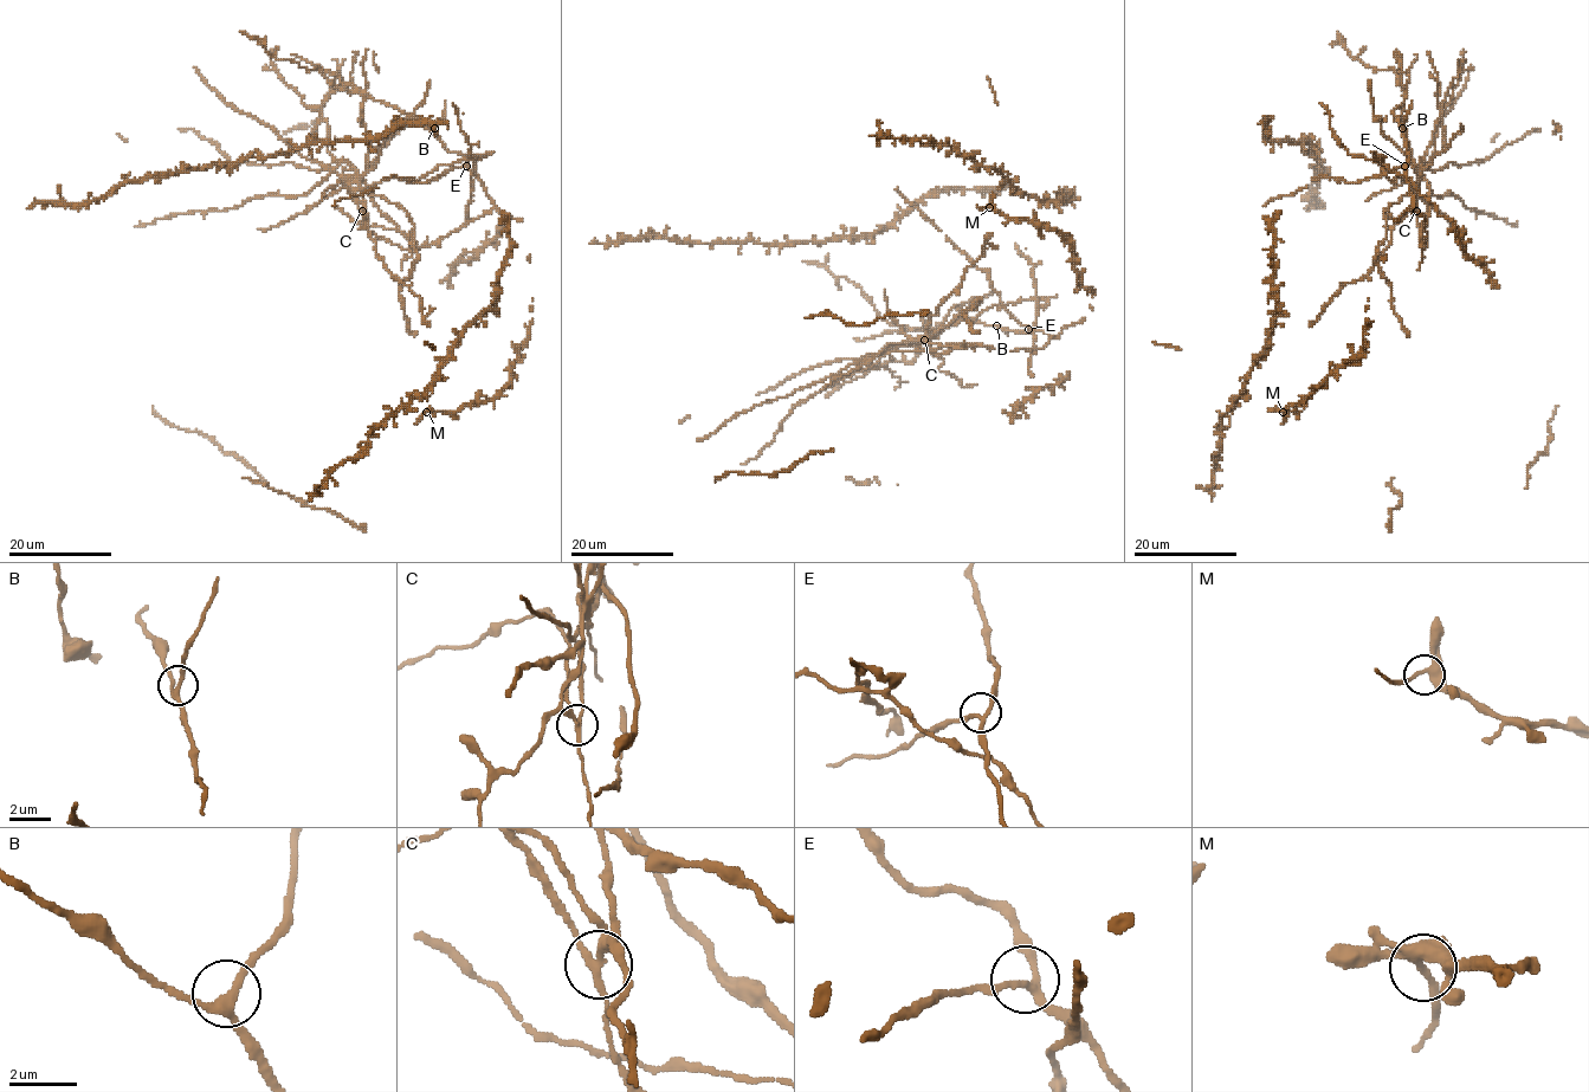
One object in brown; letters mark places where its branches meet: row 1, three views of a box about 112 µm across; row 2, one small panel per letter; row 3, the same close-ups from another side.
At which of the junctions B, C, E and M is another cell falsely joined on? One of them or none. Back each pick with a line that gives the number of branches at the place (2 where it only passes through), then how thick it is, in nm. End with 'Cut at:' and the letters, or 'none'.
C: Branches: 3. Thickness 240 nm
Cut at: C

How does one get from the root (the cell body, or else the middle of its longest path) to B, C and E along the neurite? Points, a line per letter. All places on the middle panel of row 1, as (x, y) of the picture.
B: (970, 346), (1007, 350), (1037, 349), (1055, 336), (1035, 329), (1020, 333), (996, 325)
C: (970, 346), (953, 348), (925, 340)
E: (970, 346), (1007, 350), (1037, 349), (1055, 336), (1028, 329)

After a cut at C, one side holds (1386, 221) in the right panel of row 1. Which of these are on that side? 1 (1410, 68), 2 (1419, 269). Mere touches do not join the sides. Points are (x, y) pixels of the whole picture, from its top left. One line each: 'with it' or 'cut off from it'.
1: cut off from it
2: cut off from it

